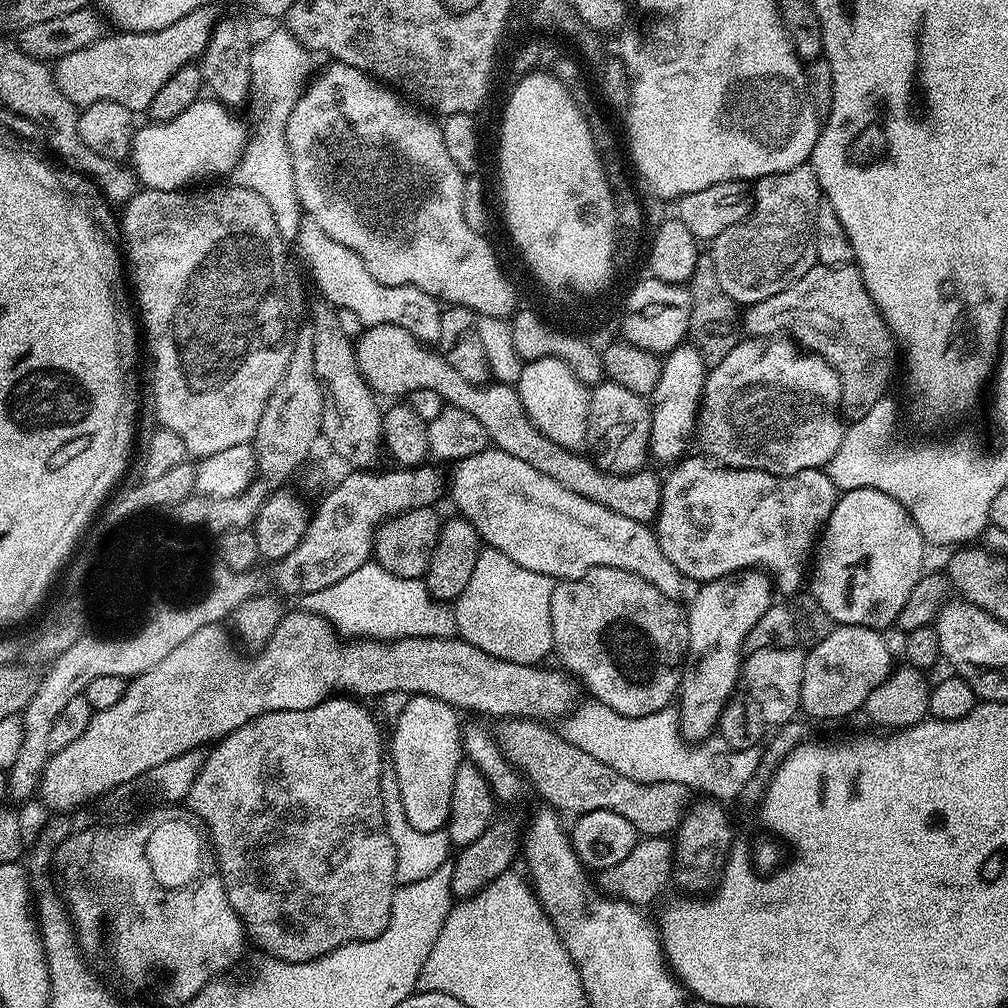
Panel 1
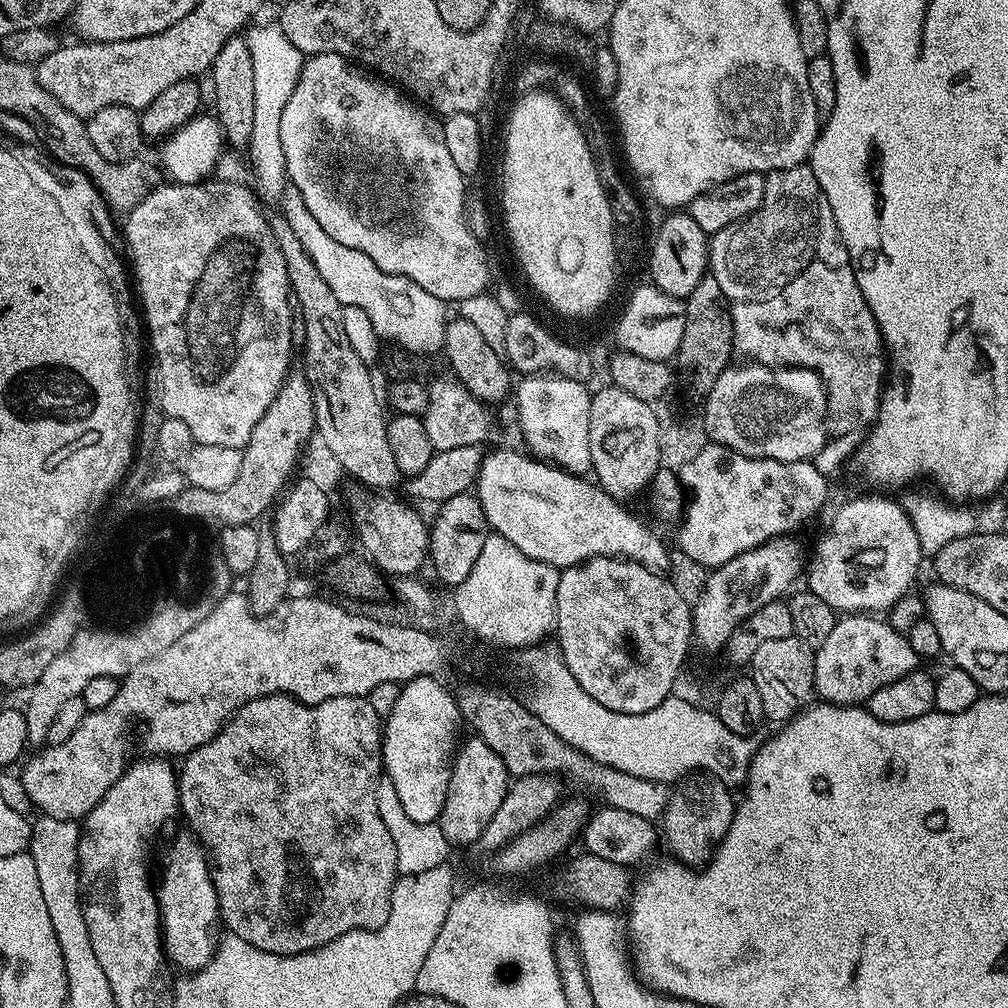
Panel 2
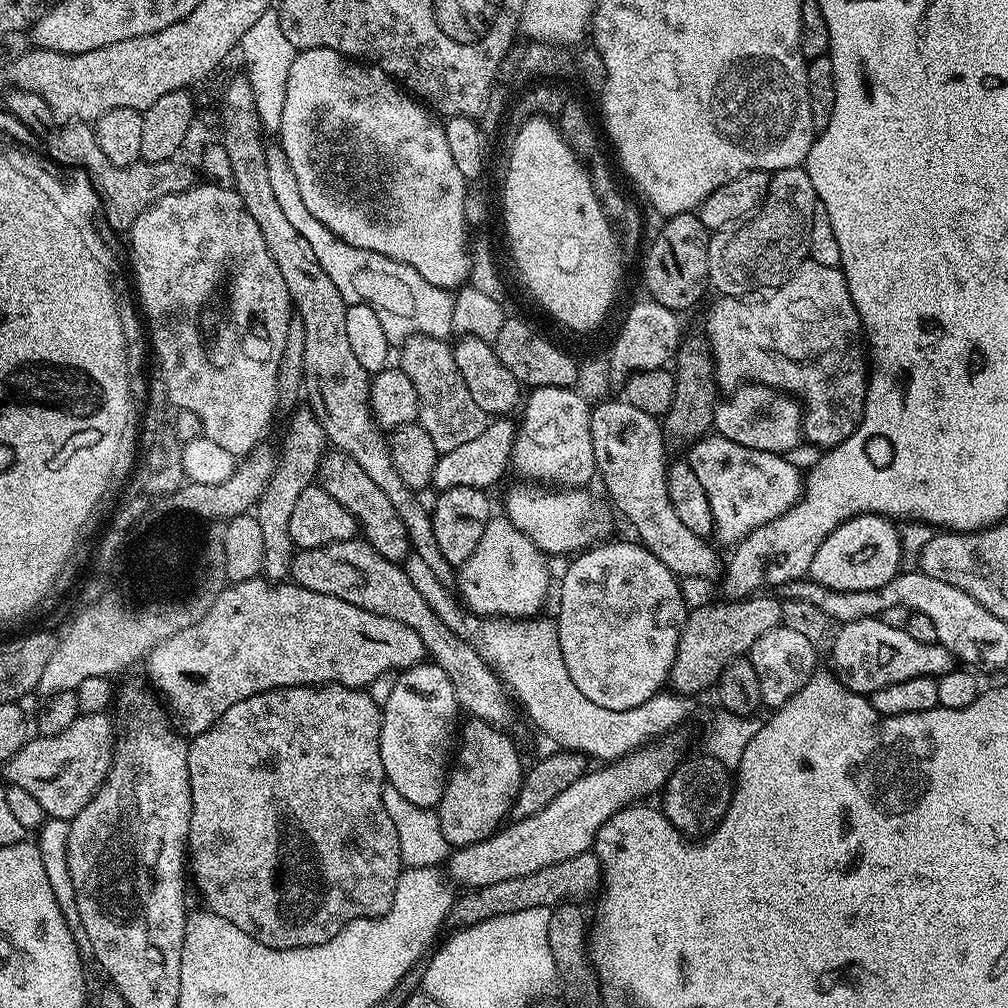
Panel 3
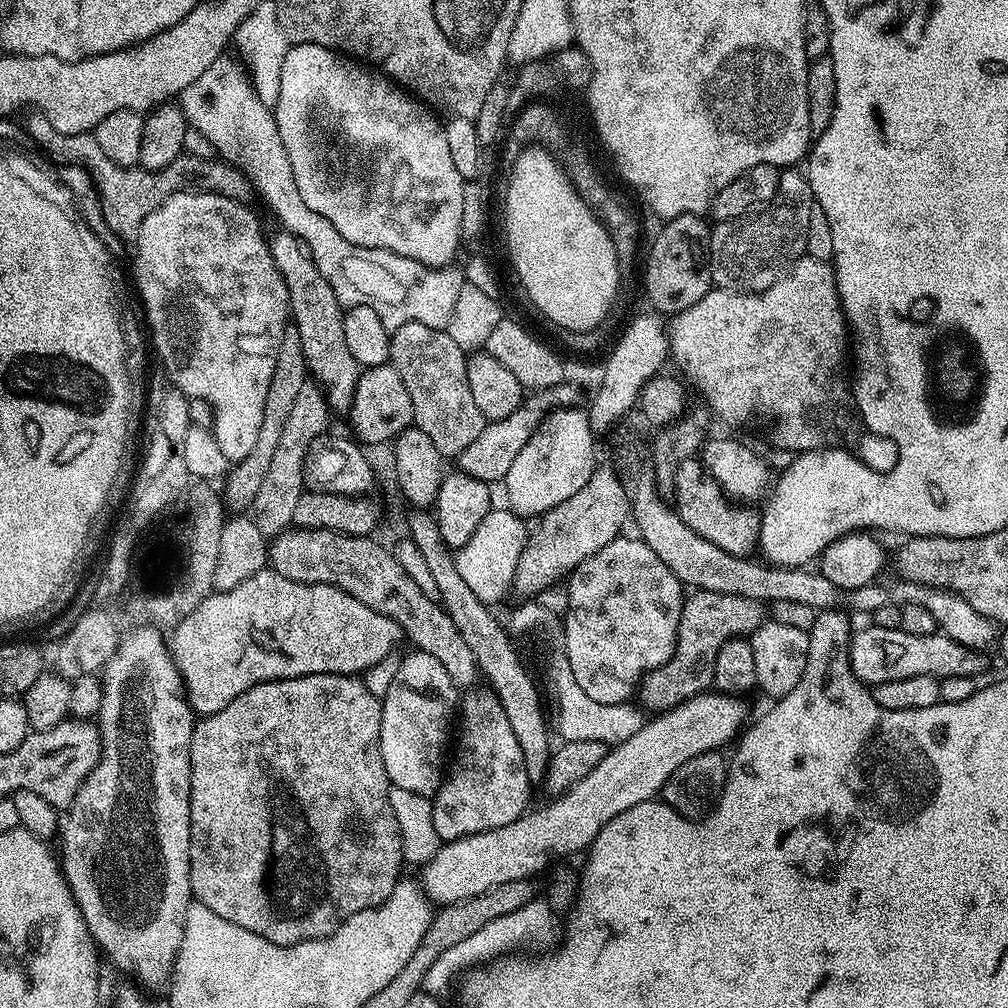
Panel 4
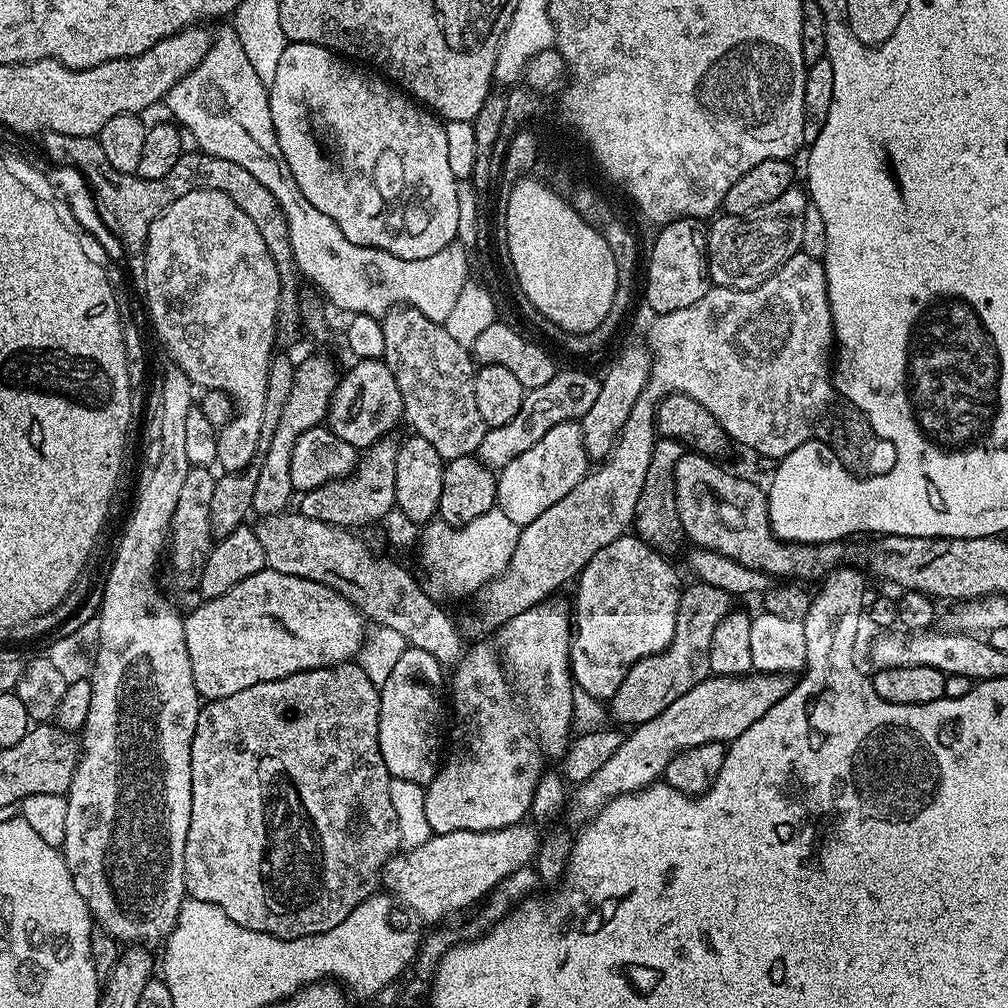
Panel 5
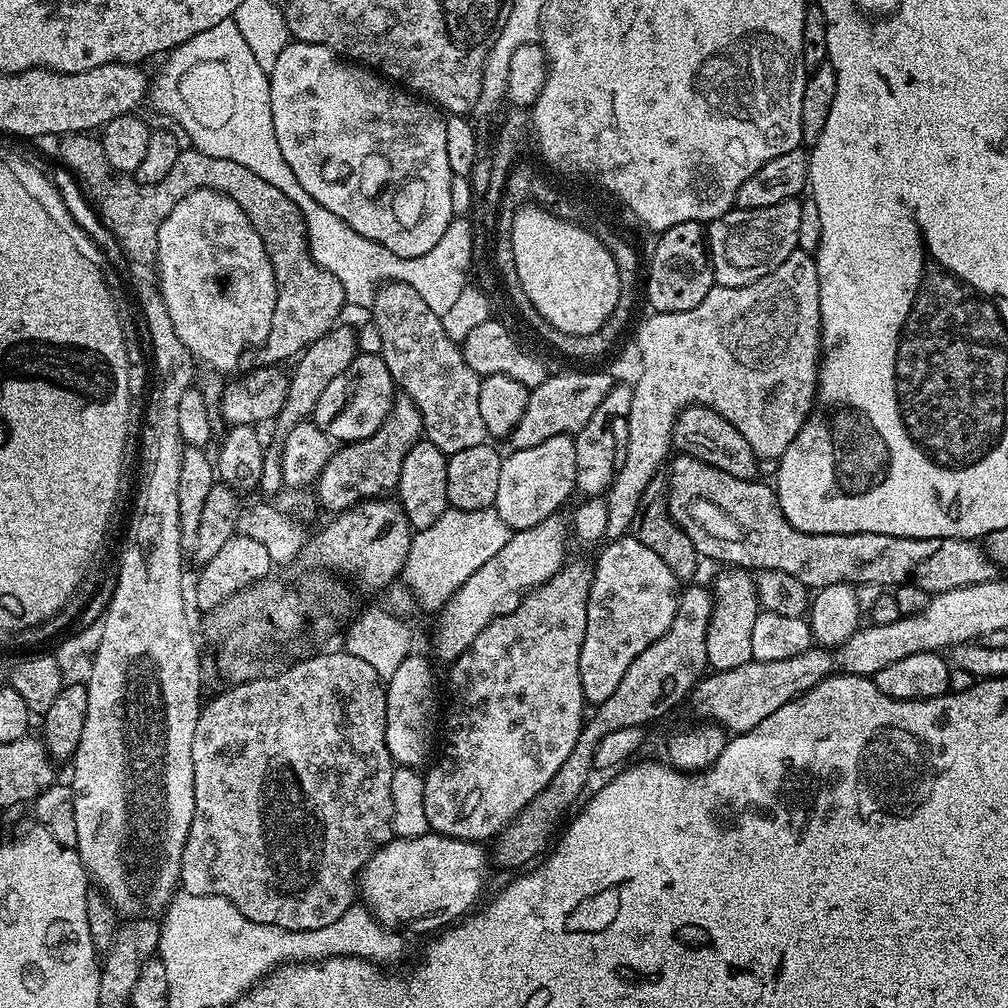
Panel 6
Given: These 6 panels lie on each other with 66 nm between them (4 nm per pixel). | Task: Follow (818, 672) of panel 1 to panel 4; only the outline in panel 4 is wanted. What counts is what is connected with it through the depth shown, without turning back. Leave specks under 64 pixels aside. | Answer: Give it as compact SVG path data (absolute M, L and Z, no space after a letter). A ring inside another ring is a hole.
M867 627L861 632L859 629L851 637L848 645L848 661L854 675L869 686L892 682L897 678L914 678L914 674L934 676L939 681L963 675L980 678L988 668L987 655L983 651L967 648L961 642L956 642L954 638L943 634L919 636L906 634L900 627Z

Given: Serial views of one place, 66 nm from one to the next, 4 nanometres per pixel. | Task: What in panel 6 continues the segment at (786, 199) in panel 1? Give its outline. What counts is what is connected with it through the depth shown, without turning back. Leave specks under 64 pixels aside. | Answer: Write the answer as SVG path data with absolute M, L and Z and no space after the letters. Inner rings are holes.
M794 199L758 210L733 207L725 216L711 221L706 228L706 239L713 281L722 288L750 286L750 282L758 282L758 278L782 266L782 262L798 249L801 218L800 200Z

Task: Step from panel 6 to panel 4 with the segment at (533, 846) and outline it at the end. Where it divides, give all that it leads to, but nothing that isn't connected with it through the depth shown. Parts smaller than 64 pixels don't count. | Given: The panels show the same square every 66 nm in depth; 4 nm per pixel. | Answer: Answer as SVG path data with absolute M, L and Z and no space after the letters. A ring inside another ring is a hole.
M693 591L685 599L680 611L674 654L665 664L644 675L638 689L639 703L649 713L659 714L709 691L713 687L714 662L718 658L718 650L722 650L724 643L730 639L751 637L765 619L766 608L759 600L742 598L738 594Z

